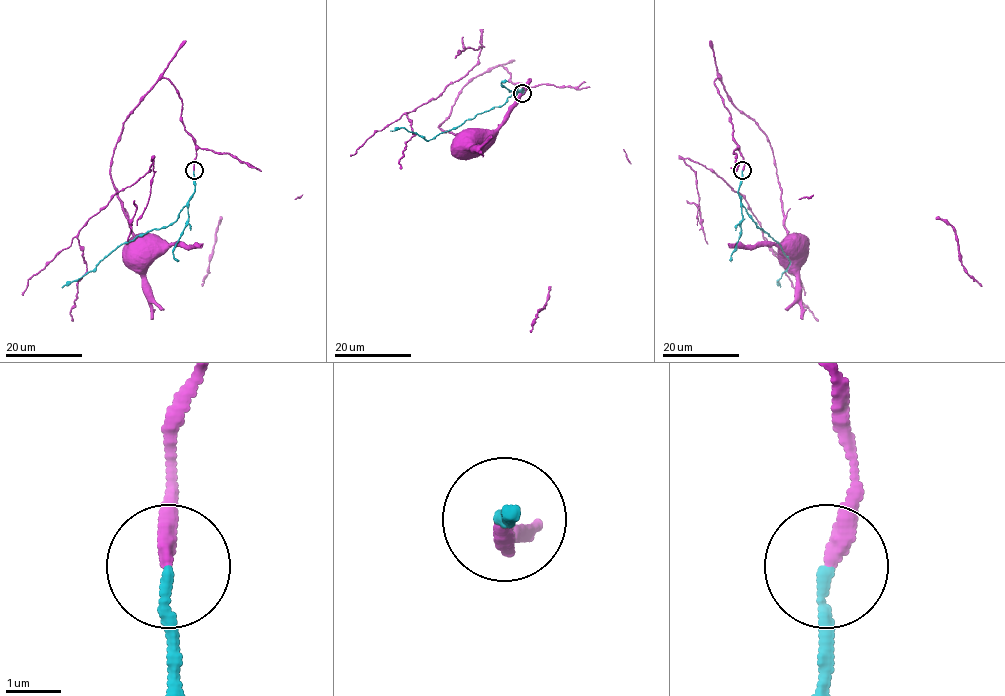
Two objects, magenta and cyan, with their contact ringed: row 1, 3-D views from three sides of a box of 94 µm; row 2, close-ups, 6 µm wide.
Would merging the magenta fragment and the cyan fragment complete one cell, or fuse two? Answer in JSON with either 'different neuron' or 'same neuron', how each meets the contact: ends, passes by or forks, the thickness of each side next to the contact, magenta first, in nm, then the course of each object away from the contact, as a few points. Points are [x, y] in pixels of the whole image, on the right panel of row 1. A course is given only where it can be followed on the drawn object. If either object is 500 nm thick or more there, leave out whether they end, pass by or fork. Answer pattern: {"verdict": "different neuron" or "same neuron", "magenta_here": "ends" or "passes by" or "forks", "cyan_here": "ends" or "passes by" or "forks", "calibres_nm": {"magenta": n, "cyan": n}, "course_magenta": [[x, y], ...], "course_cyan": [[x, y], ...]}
{"verdict": "same neuron", "magenta_here": "ends", "cyan_here": "ends", "calibres_nm": {"magenta": 320, "cyan": 190}, "course_magenta": [[742, 171], [731, 113], [714, 83], [718, 78], [732, 103], [766, 136], [788, 246]], "course_cyan": [[742, 171], [738, 194], [740, 203], [756, 226], [781, 245], [788, 258], [788, 267], [777, 281], [780, 287]]}

